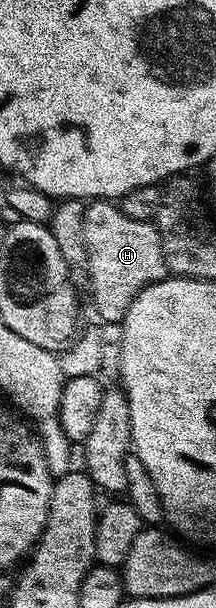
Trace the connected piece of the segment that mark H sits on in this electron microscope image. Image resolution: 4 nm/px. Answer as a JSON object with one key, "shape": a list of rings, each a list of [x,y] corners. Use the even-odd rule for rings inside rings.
{"shape":[[[94,198],[86,204],[84,242],[88,250],[84,272],[90,275],[90,300],[94,303],[94,312],[106,324],[121,325],[134,299],[149,284],[167,279],[168,269],[158,225],[128,218],[117,203]]]}

